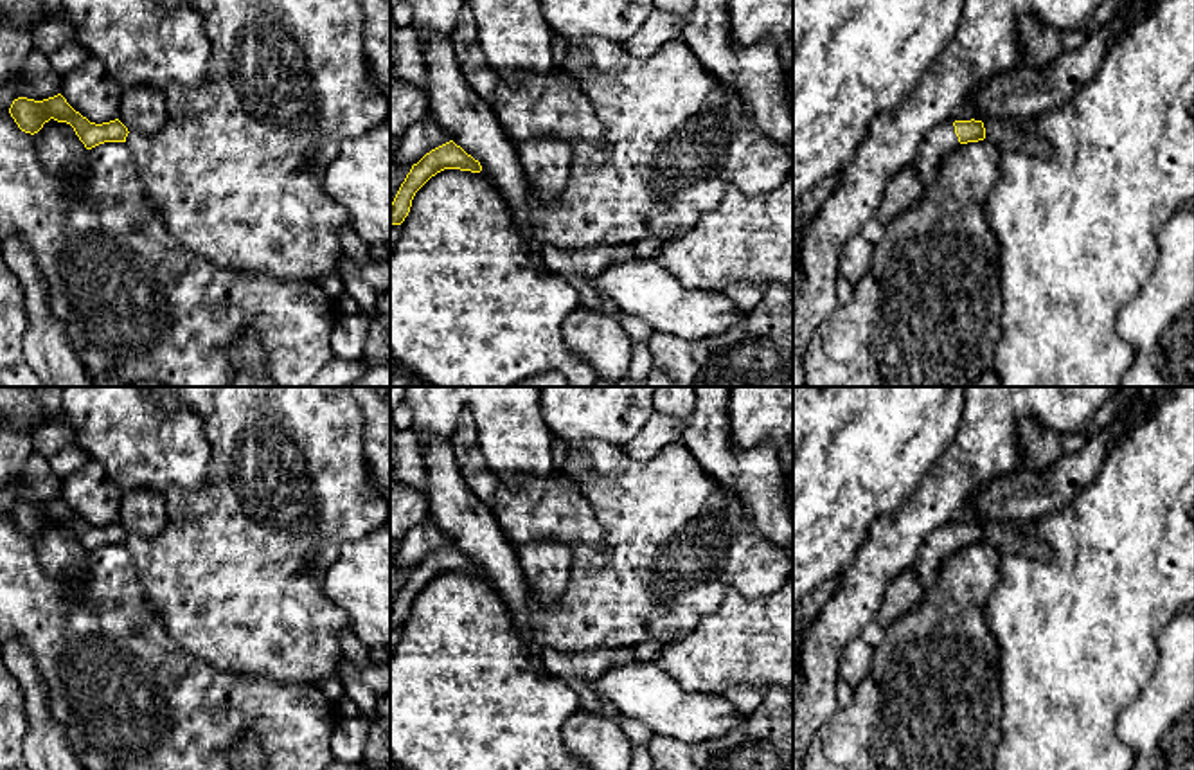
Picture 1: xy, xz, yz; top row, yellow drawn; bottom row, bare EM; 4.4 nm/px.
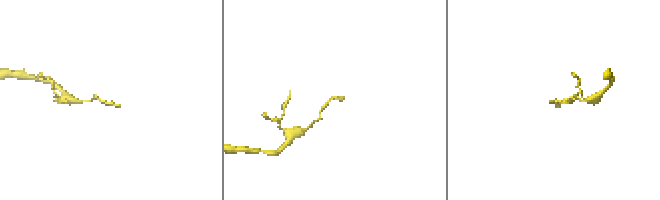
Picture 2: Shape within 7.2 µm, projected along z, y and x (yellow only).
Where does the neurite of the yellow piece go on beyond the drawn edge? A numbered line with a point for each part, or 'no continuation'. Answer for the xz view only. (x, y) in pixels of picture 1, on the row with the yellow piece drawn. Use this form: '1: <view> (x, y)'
no continuation

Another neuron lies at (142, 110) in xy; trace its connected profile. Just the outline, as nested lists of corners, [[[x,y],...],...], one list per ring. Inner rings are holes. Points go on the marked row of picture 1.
[[[131,88],[122,92],[119,121],[128,131],[156,133],[167,121],[165,92]]]

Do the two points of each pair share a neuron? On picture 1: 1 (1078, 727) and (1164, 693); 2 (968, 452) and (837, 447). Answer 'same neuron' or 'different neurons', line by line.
1: different neurons
2: different neurons

